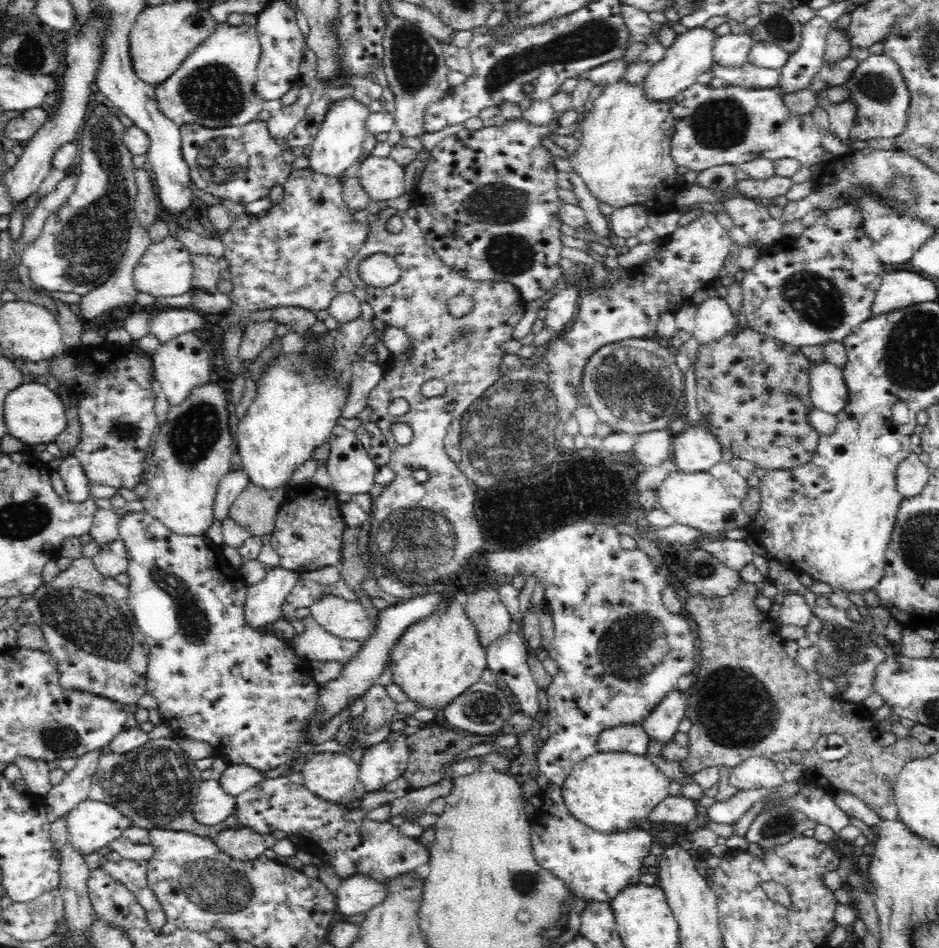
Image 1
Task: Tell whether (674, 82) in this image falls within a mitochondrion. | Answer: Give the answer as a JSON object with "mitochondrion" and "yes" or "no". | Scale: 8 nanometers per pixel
{"mitochondrion":"no"}

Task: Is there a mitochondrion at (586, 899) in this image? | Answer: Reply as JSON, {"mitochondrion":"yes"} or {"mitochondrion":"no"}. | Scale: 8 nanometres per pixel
{"mitochondrion":"no"}

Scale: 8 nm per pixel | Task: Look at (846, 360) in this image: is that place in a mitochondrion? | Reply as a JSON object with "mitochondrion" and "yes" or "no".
{"mitochondrion":"no"}

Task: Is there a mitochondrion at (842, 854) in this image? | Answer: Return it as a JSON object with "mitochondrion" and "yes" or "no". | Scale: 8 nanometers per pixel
{"mitochondrion":"no"}

